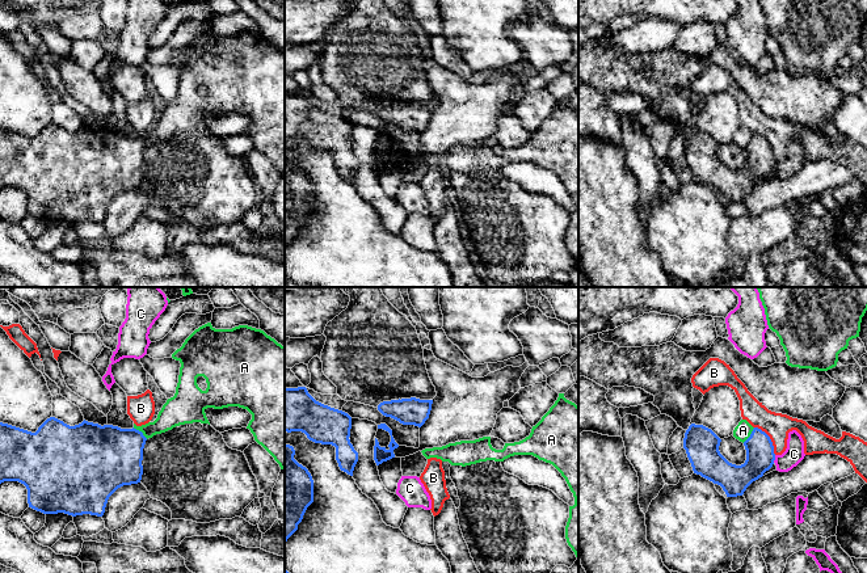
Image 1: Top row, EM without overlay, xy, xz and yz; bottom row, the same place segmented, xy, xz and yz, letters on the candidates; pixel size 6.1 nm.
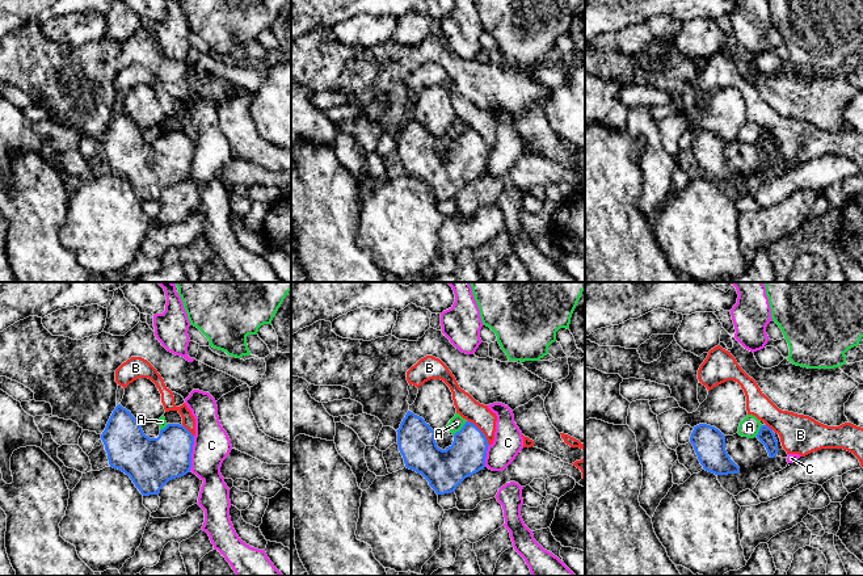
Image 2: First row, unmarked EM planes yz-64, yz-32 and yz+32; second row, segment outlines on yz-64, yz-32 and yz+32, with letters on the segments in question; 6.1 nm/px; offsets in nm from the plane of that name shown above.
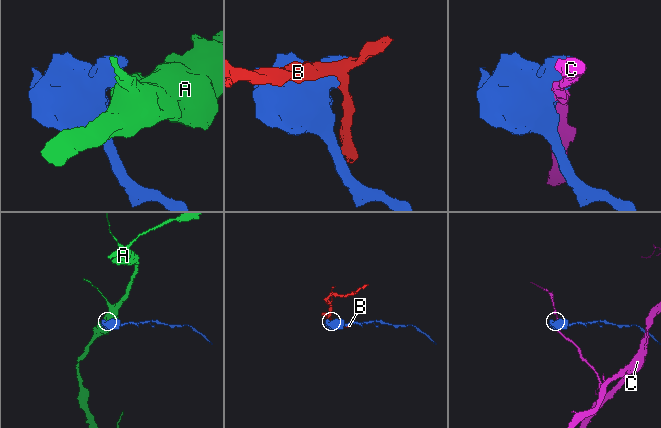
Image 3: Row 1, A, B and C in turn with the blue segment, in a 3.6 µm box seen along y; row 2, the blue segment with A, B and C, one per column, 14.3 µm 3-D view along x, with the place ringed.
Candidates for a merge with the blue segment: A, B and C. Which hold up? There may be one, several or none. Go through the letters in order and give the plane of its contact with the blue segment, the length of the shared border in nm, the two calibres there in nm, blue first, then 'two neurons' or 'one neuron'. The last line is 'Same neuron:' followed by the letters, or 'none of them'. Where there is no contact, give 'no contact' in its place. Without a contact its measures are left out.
A: xy | 120 nm | 380/170 nm | two neurons
B: yz | 220 nm | 180/160 nm | two neurons
C: yz | 50 nm | 180/120 nm | two neurons
Same neuron: none of them

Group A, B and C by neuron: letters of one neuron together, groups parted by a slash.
A / B / C

